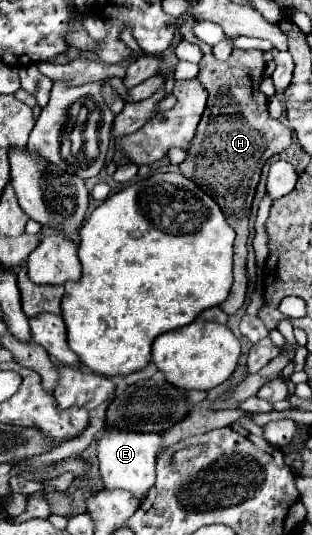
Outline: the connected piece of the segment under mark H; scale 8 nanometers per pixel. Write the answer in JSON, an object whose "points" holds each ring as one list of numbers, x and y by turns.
{"points":[[186,18,184,24,180,26,180,34,184,40,198,44,204,52,204,58,200,62,200,74,198,80,202,80,204,88,208,90,208,104,206,110,202,114,202,120,196,128,196,136,192,138,190,146,188,146,188,156,186,160,180,164,180,172,190,178,192,182,196,182,200,188,204,188,216,202,220,202,220,208,224,212,224,216,228,216,228,224,236,230,236,242,234,242,234,286,232,292,228,296,228,300,224,300,224,304,220,304,220,308,232,316,236,314,238,308,242,308,244,298,246,298,246,242,248,242,248,216,250,216,250,206,254,200,254,192,260,180,260,172,262,166,266,164,268,158,272,158,274,154,280,154,282,150,286,150,290,146,290,138,292,138,292,130,288,126,284,126,280,120,274,120,268,116,268,98,260,92,260,82,264,78,264,68,266,62,262,58,262,50,238,50,232,52,232,56,226,62,220,62,214,58,212,48,204,42,200,42,194,32,194,18]]}

